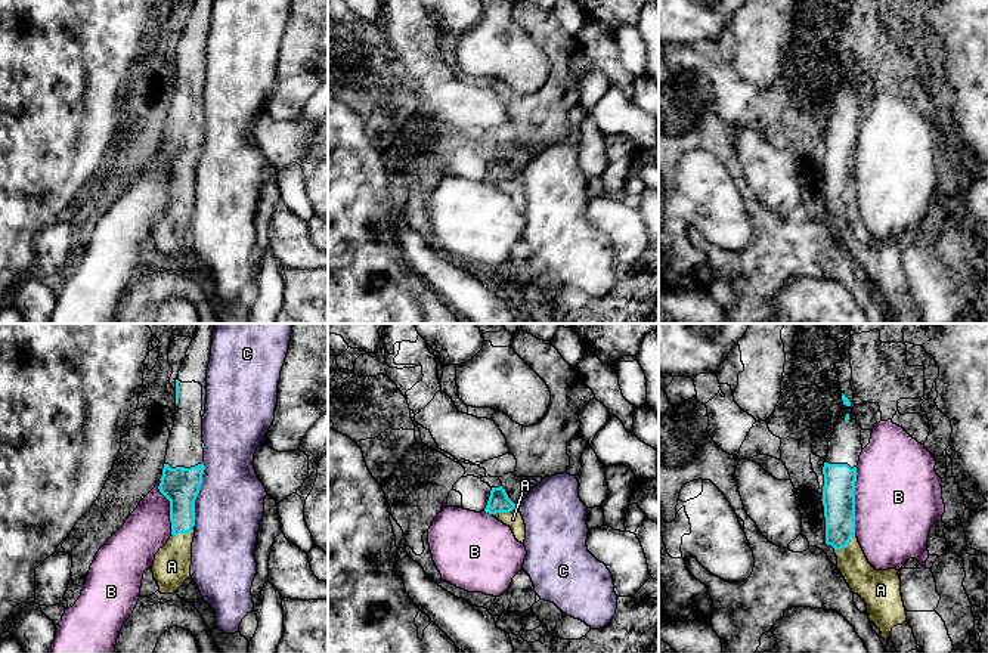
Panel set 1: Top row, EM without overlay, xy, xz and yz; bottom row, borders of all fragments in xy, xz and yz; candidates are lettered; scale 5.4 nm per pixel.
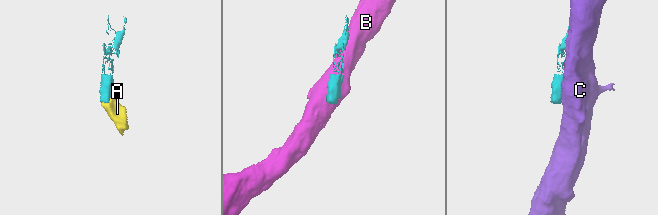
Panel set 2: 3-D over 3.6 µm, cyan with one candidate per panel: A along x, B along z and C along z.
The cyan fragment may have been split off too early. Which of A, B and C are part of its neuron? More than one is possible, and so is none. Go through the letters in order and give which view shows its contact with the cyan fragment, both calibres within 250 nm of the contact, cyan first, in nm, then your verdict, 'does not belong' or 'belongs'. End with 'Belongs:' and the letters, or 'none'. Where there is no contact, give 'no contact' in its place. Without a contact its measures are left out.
A: meets cyan in xy; 200 nm thick on the cyan side, 200 nm on the other; belongs
B: meets cyan in yz; 180 nm thick on the cyan side, 480 nm on the other; does not belong
C: meets cyan in xy; 200 nm thick on the cyan side, 380 nm on the other; does not belong
Belongs: A

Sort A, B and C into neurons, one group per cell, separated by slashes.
A / B / C

